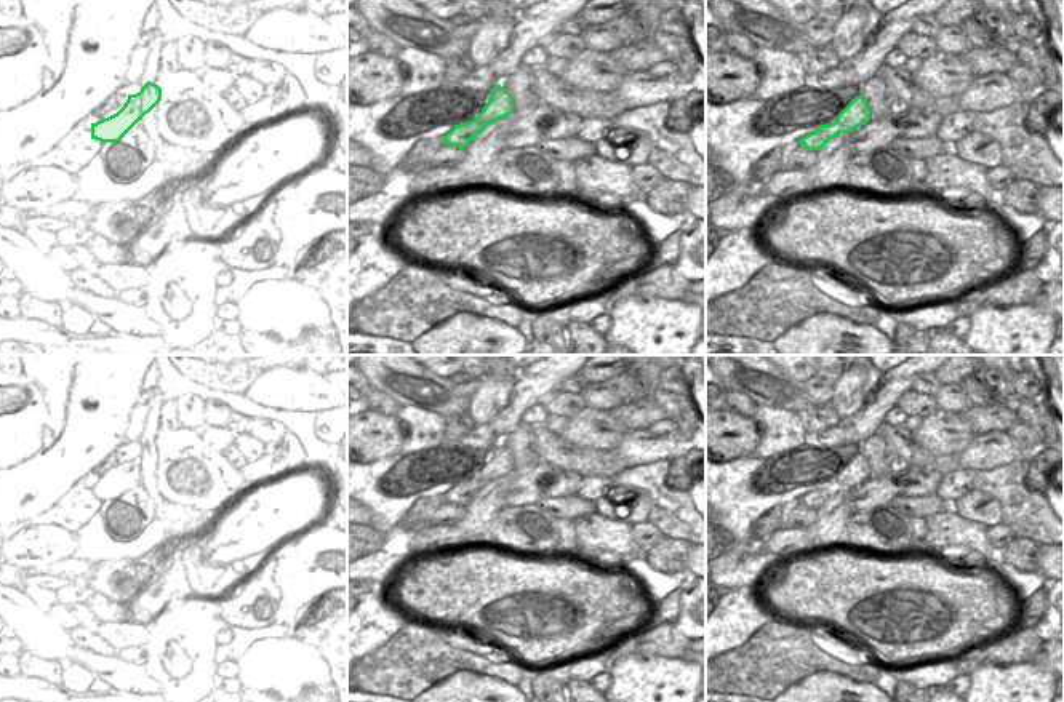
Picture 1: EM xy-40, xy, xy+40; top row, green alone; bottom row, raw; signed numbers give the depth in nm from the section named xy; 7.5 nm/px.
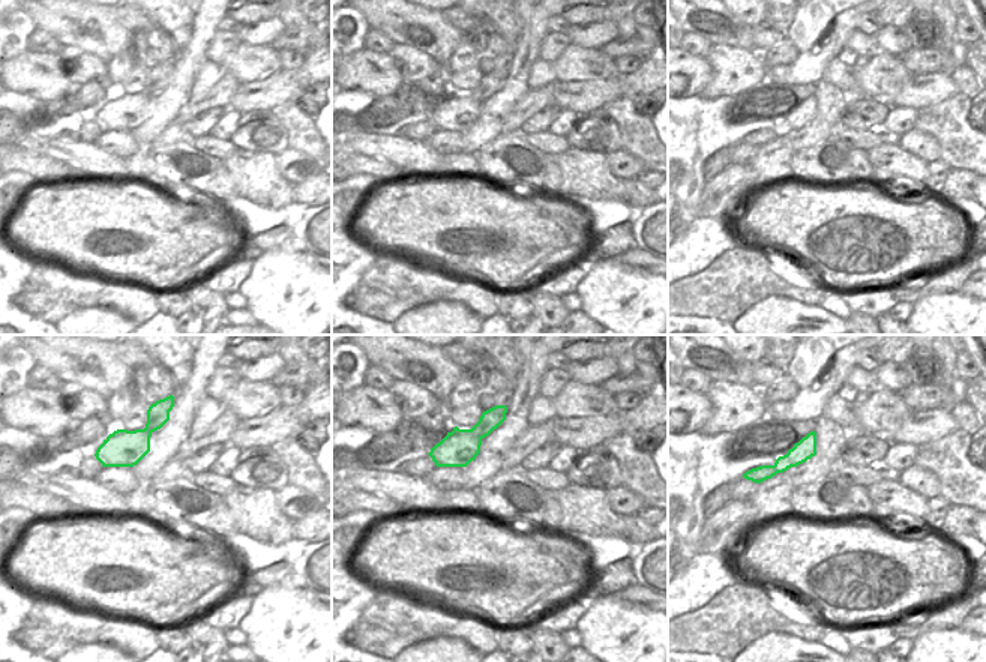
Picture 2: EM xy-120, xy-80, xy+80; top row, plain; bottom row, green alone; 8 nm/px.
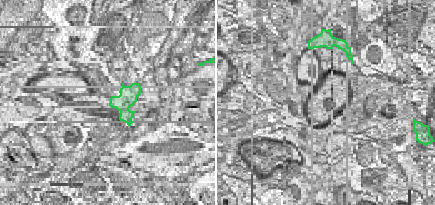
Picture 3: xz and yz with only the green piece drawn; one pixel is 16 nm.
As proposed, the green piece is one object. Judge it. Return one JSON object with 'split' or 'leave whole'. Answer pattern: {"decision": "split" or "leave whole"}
{"decision": "split"}

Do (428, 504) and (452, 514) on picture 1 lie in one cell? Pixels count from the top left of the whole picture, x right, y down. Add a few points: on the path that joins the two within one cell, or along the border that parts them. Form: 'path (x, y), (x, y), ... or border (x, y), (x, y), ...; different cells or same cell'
border (444, 502), (429, 522); different cells

